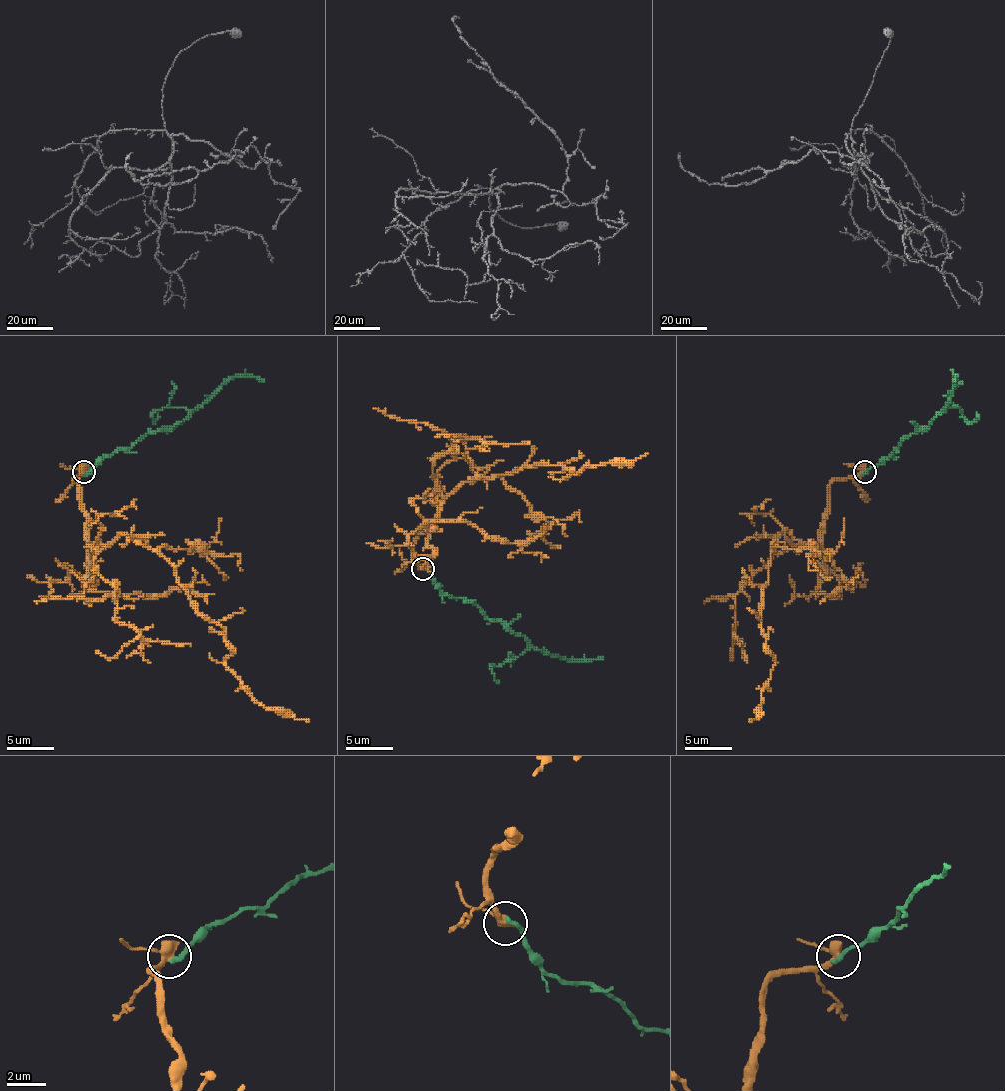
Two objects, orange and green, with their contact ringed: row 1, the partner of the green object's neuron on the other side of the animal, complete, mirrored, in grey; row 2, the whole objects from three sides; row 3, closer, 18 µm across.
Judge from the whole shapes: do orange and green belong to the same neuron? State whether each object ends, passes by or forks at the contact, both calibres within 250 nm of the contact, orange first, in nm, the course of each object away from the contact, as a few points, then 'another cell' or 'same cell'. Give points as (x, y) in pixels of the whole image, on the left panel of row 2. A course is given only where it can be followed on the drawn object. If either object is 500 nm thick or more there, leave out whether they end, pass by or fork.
orange passes by | green ends | 400/240 nm | orange via (84, 471), (75, 478), (86, 542), (136, 537), (160, 554), (221, 627), (228, 670), (266, 707), (309, 722) | green via (84, 473), (105, 457), (131, 447), (150, 431), (169, 431), (233, 376), (259, 376), (264, 381) | another cell

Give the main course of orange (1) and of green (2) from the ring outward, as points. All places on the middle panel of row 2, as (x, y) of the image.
1: (423, 569), (414, 541), (466, 482), (560, 465), (570, 472), (565, 479), (589, 465), (626, 463), (648, 453)
2: (423, 569), (444, 593), (470, 600), (489, 619), (508, 626), (534, 647), (563, 659), (603, 657)

